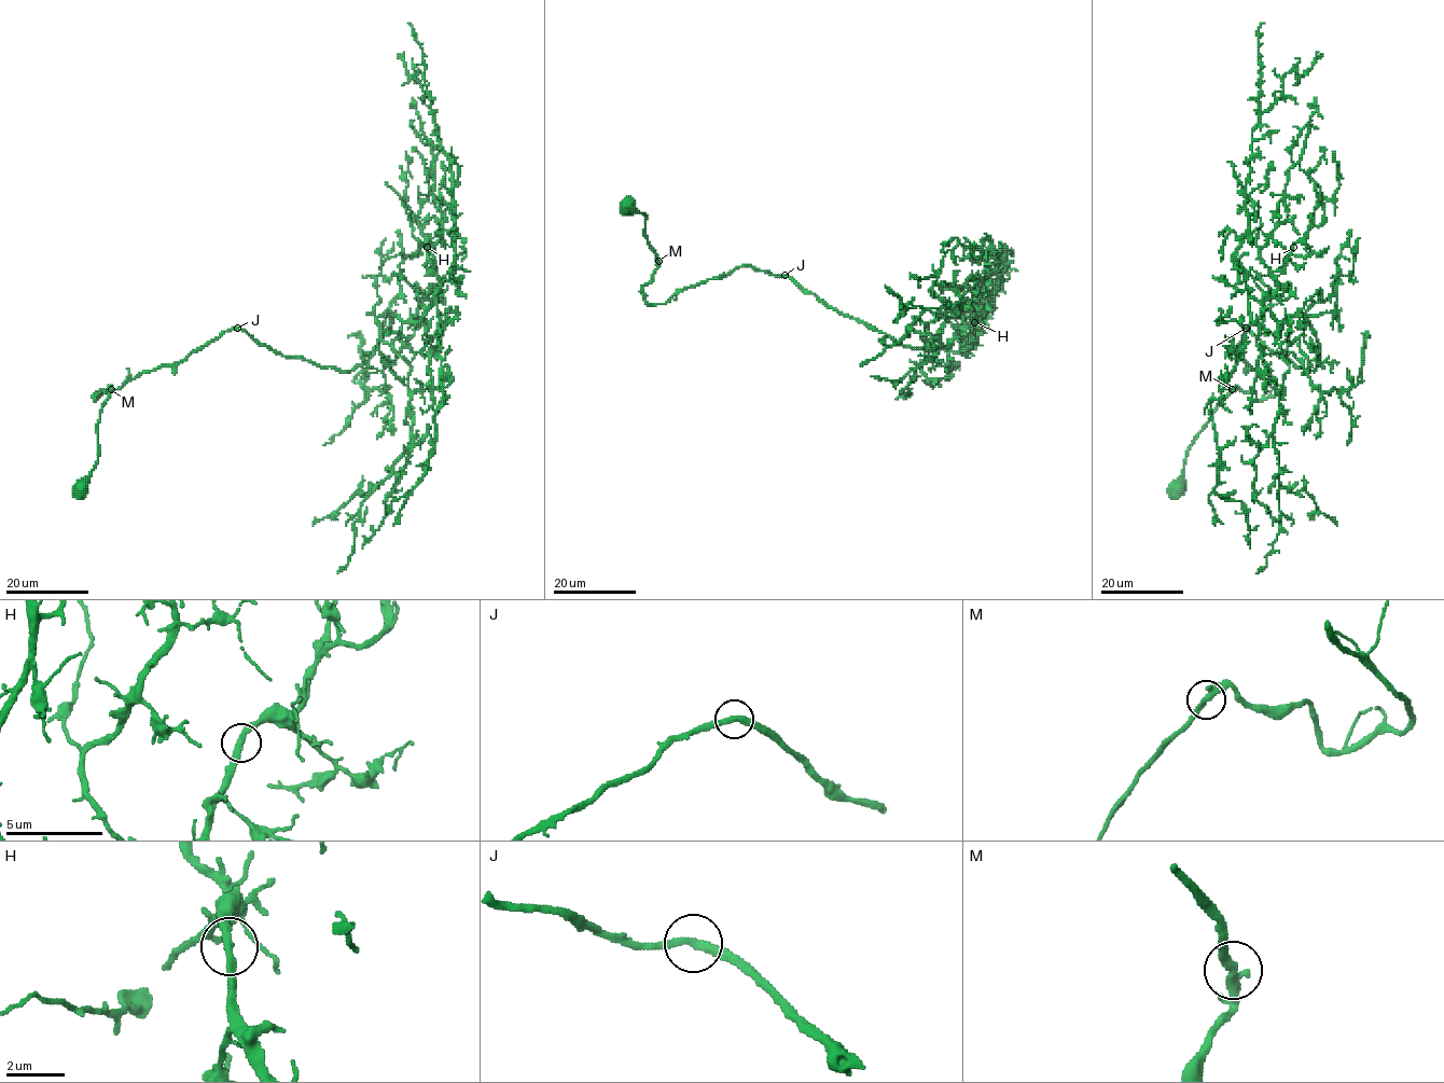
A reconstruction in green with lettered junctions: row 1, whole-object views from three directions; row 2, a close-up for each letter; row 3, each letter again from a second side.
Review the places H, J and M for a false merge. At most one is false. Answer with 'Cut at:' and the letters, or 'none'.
Cut at: none

